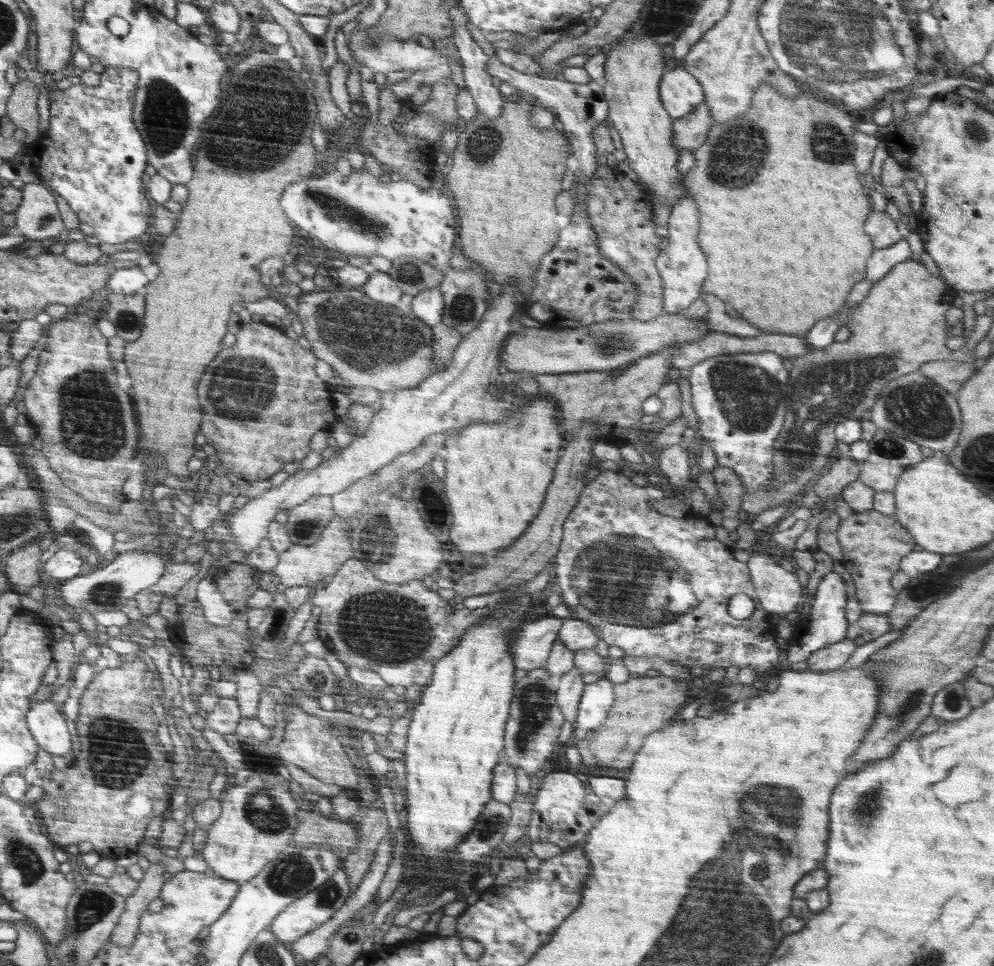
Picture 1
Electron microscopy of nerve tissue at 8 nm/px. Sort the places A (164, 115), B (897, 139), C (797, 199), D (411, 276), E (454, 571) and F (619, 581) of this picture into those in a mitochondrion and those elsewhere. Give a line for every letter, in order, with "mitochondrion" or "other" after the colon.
A: mitochondrion
B: other
C: other
D: mitochondrion
E: other
F: mitochondrion

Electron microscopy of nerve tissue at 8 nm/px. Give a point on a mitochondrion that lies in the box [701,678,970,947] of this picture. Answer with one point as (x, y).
(868, 806)

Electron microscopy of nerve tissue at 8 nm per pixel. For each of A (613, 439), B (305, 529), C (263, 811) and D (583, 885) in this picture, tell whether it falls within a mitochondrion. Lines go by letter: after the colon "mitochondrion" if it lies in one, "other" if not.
A: other
B: mitochondrion
C: mitochondrion
D: other

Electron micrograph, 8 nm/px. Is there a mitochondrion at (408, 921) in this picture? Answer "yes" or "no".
no

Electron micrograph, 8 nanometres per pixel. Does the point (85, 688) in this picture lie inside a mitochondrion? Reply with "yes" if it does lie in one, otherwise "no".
no

